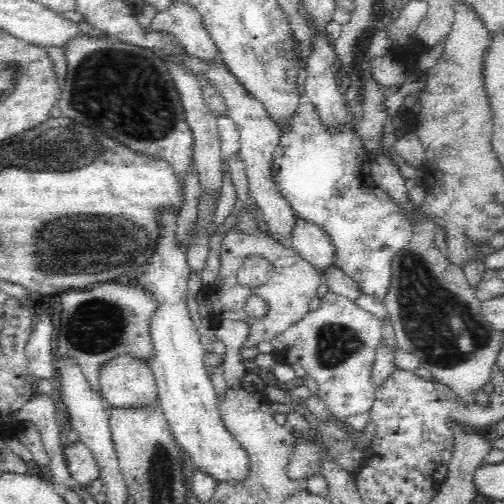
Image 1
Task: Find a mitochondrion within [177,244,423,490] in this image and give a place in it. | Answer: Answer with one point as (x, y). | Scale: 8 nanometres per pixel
(335, 344)

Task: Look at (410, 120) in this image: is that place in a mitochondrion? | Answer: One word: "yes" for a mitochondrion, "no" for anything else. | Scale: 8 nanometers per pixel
no

